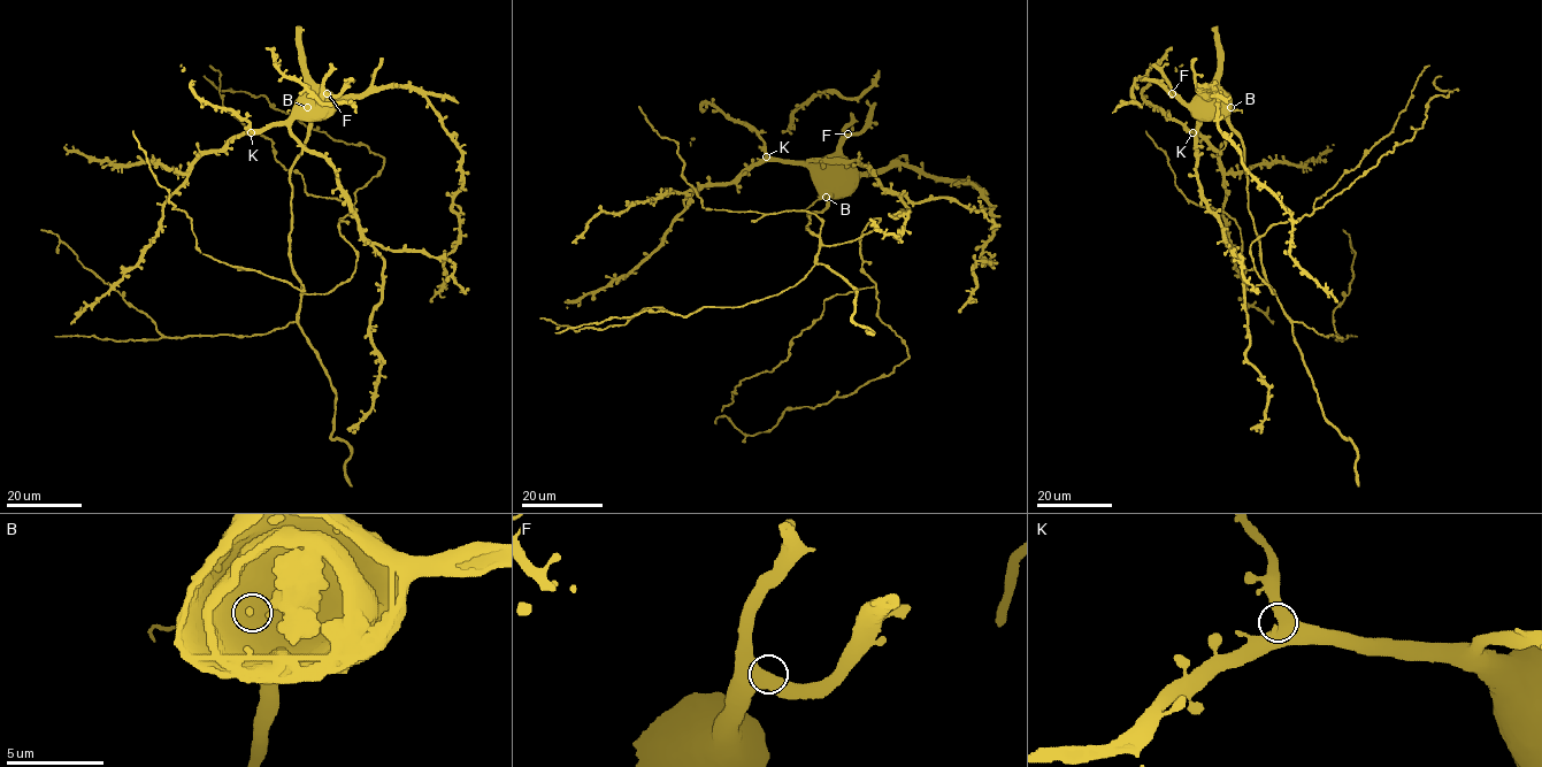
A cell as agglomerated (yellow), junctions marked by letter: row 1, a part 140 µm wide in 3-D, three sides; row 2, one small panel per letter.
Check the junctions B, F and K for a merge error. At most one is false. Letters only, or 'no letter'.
B

